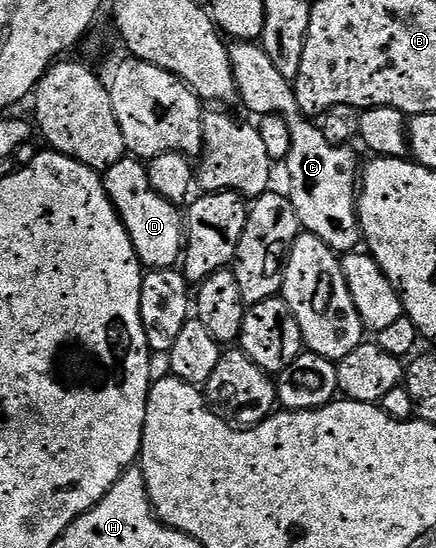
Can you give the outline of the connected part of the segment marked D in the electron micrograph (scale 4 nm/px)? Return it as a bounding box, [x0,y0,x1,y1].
[102,158,184,270]

